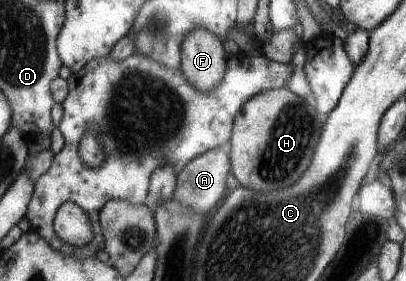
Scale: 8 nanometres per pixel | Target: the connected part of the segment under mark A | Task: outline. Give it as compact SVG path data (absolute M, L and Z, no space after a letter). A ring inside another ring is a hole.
M220 147L195 157L177 174L177 189L171 199L204 214L214 211L226 194L230 162L228 152Z

